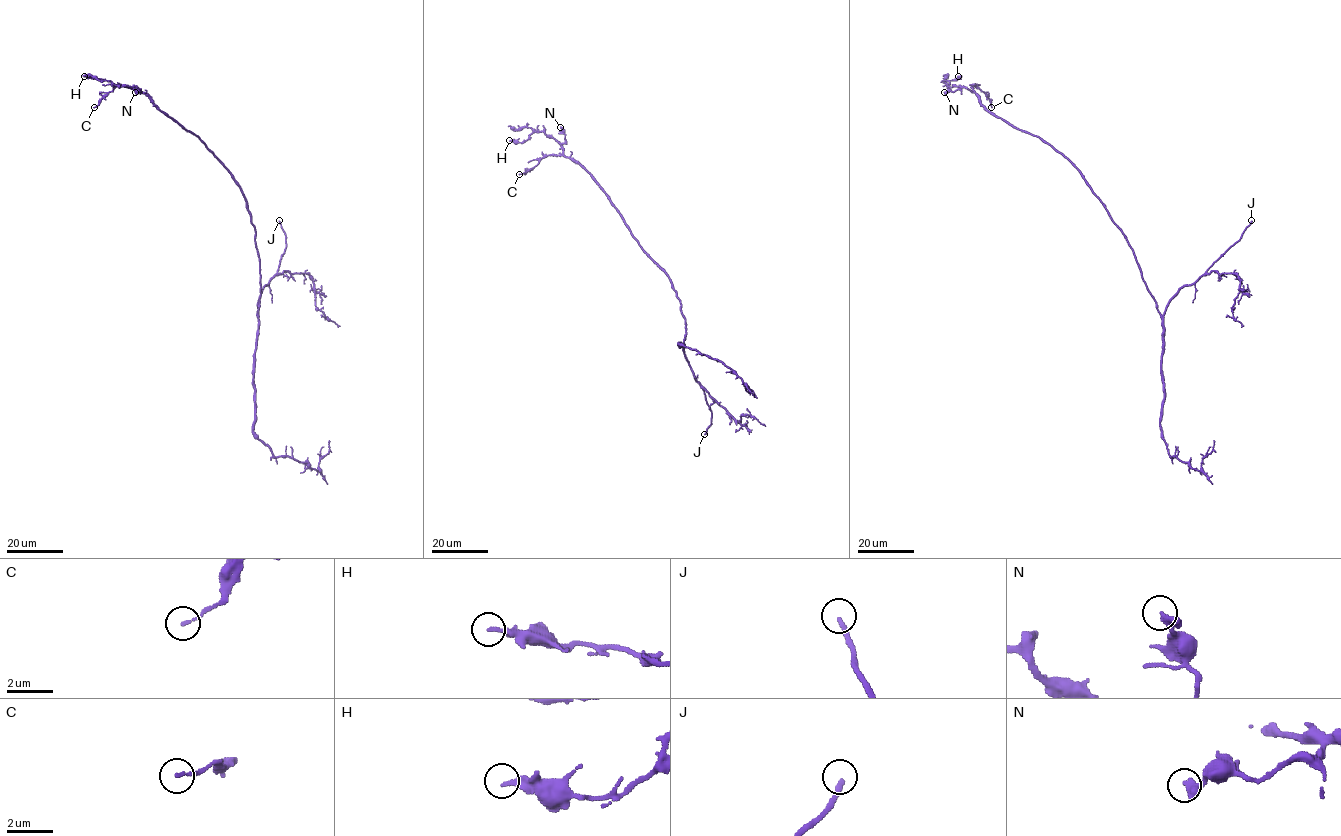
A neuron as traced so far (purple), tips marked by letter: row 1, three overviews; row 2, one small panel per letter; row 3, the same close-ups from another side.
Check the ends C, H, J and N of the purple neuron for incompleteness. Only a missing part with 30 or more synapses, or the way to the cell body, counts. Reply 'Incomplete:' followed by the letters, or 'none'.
Incomplete: J

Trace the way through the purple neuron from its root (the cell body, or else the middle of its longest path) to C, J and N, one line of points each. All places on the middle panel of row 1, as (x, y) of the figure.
C: (680, 310), (668, 276), (643, 250), (609, 196), (578, 163), (562, 155), (548, 155), (519, 174)
J: (680, 310), (685, 323), (684, 354), (711, 411), (711, 424), (704, 434)
N: (680, 310), (668, 276), (639, 244), (609, 196), (578, 163), (564, 154), (564, 134), (560, 127)

